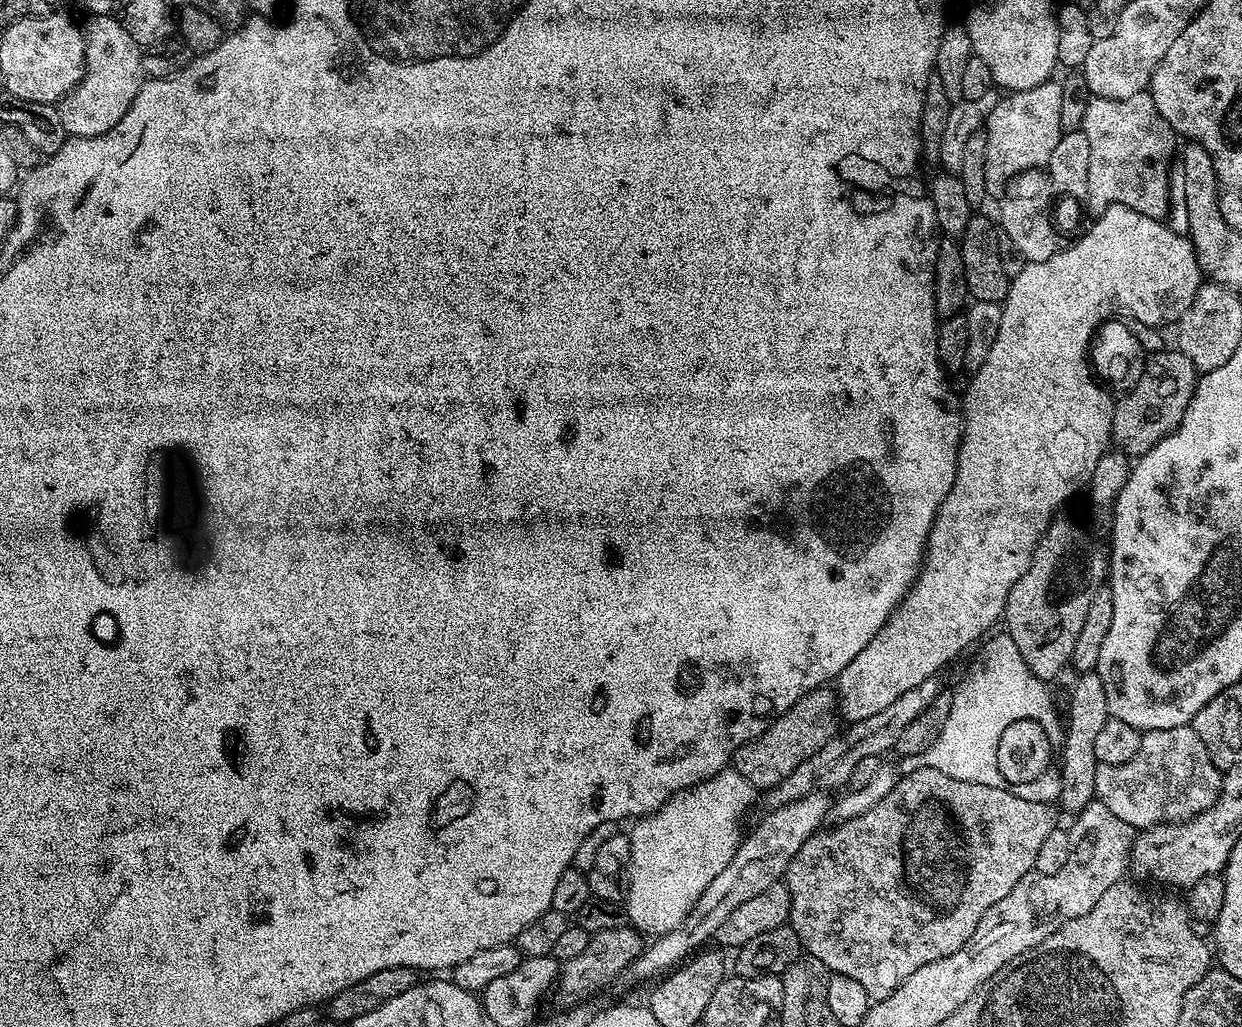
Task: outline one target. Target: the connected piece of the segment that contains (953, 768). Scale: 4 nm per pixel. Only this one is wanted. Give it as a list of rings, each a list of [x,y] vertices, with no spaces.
[[[992,634],[983,641],[984,653],[980,656],[980,665],[965,678],[957,692],[951,693],[952,705],[950,718],[946,718],[946,726],[942,726],[942,734],[938,734],[938,742],[930,746],[923,755],[923,767],[942,770],[950,778],[958,778],[962,782],[978,782],[982,786],[1005,787],[1002,770],[998,770],[998,738],[1002,738],[1002,730],[1010,726],[1010,722],[1033,720],[1042,726],[1049,738],[1055,737],[1056,708],[1052,705],[1052,692],[1047,683],[1039,680],[1022,662],[1022,654],[1018,654],[1018,646],[1014,646],[1014,638],[1007,634]]]

